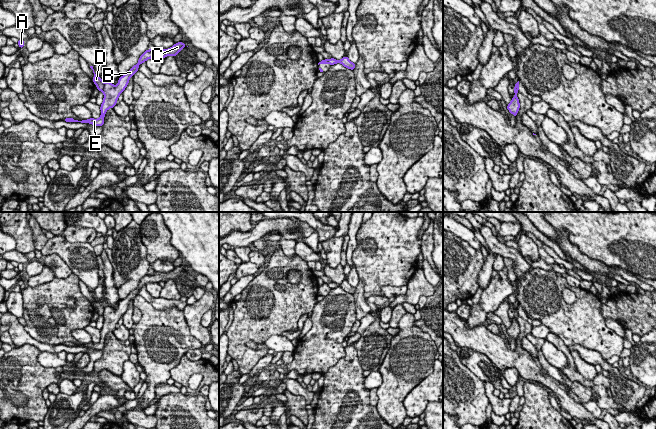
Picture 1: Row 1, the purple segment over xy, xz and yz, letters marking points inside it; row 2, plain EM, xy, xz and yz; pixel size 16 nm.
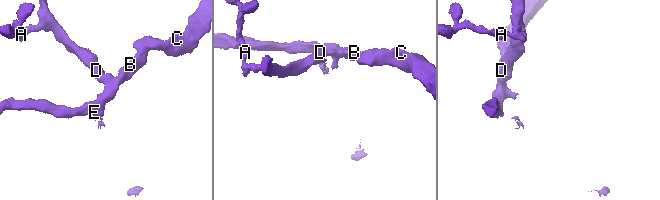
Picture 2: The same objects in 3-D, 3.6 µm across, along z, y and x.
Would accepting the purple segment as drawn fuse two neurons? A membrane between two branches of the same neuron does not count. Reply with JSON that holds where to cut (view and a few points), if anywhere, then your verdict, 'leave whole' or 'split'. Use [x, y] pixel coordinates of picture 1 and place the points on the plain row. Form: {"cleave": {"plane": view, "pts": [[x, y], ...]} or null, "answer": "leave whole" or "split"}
{"cleave": {"plane": "xy", "pts": [[105, 307], [102, 314]]}, "answer": "split"}

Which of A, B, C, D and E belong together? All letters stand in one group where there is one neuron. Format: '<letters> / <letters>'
A D / B C E

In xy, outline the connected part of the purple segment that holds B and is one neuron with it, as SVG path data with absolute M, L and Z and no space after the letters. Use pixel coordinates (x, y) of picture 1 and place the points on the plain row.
M178 266L175 267L174 270L172 270L169 273L159 273L159 272L153 272L151 274L146 274L139 282L138 287L133 290L125 299L121 300L118 304L118 308L114 310L110 306L106 306L104 308L104 323L103 327L100 330L101 333L101 340L99 343L87 343L87 344L82 344L78 345L73 342L65 342L63 345L66 346L81 346L81 347L90 347L96 350L103 350L104 348L104 340L106 335L109 332L113 332L116 329L116 326L118 324L119 319L124 315L124 313L127 311L129 307L129 302L131 300L134 300L134 298L138 295L138 291L141 287L146 286L147 283L150 282L156 282L159 283L160 281L166 282L168 279L172 279L176 282L176 279L180 276L182 272L184 272L185 269L183 266Z

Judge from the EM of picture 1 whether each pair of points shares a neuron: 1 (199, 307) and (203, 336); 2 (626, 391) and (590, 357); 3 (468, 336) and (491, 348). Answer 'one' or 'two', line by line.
1: one
2: one
3: one

